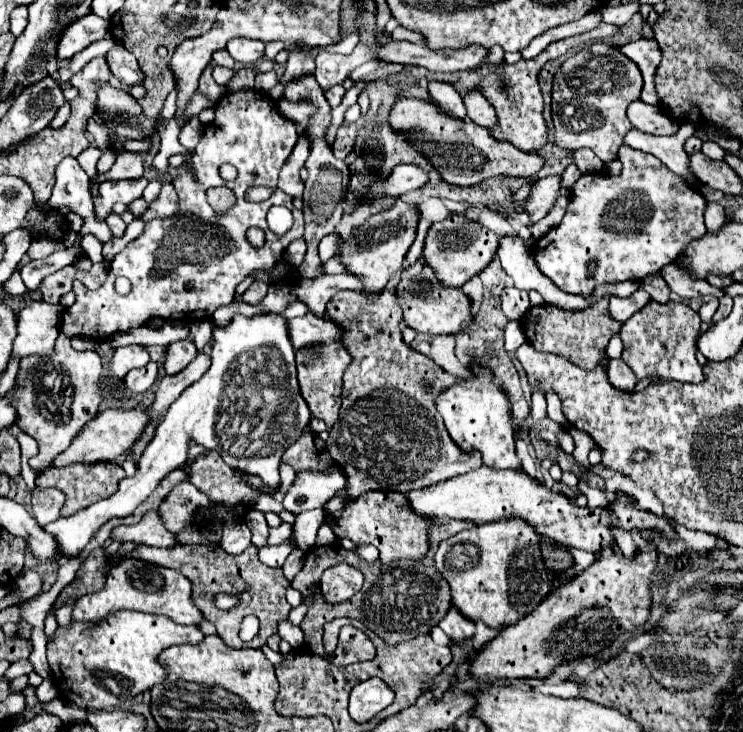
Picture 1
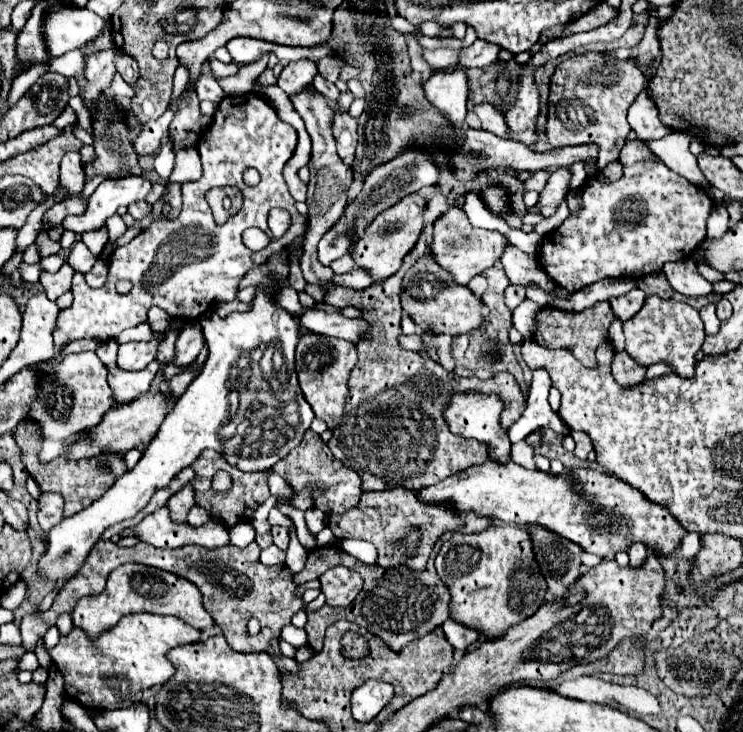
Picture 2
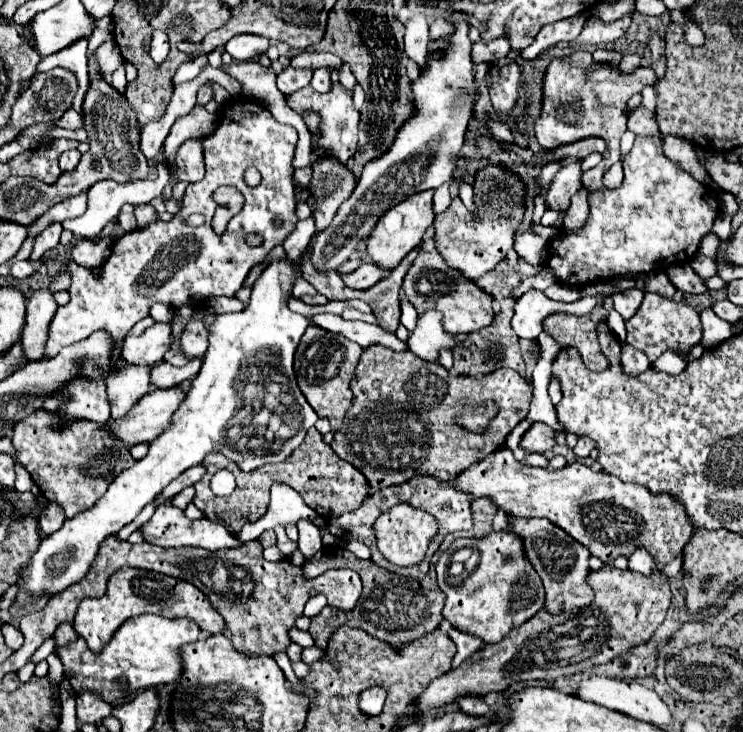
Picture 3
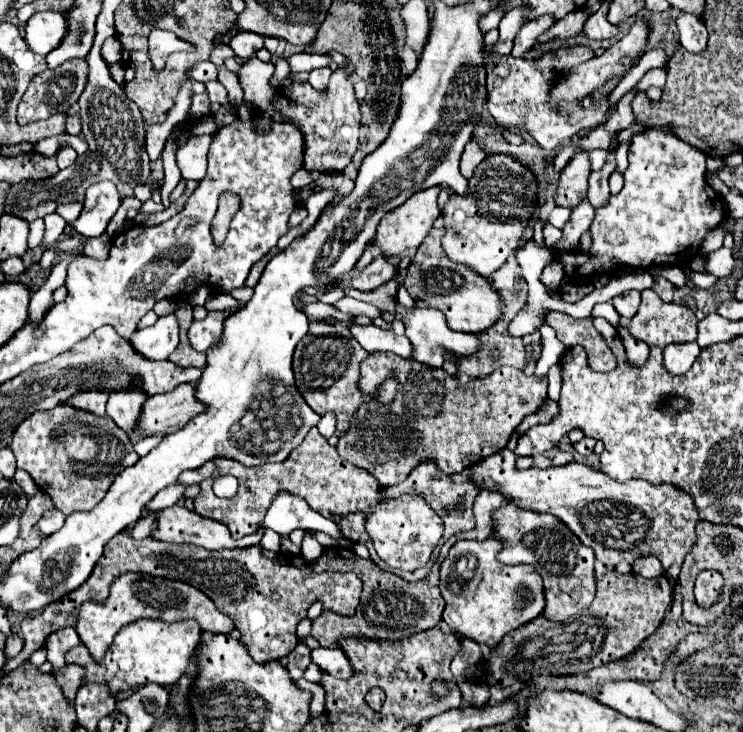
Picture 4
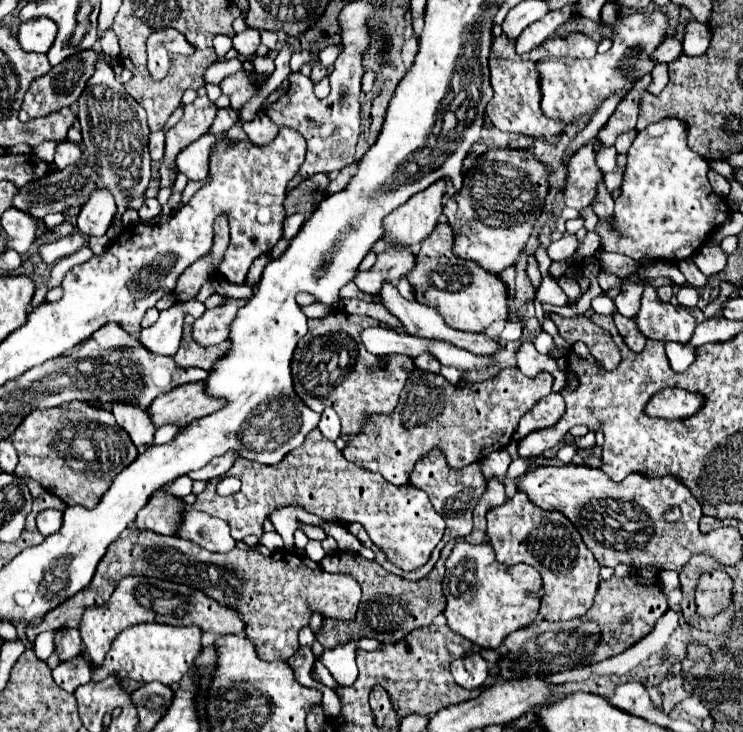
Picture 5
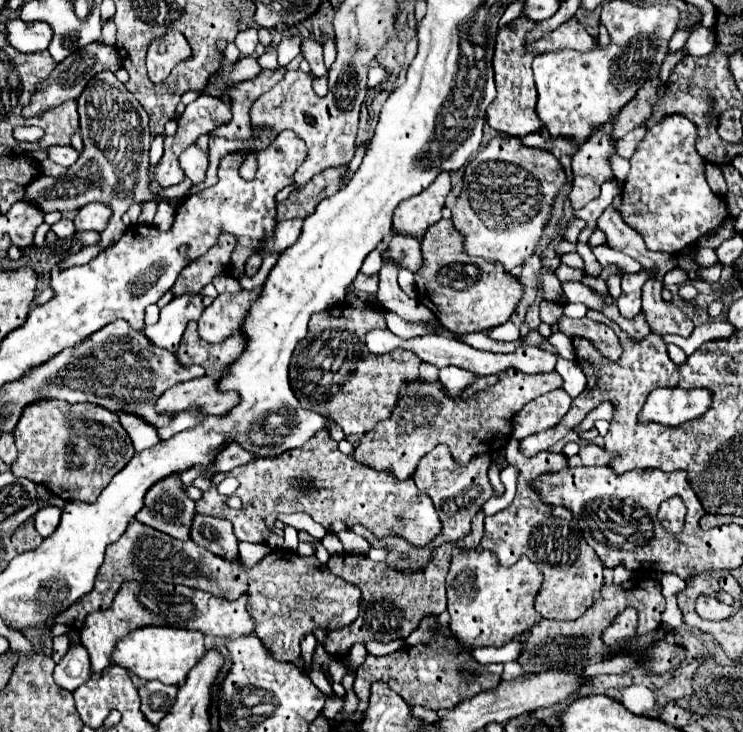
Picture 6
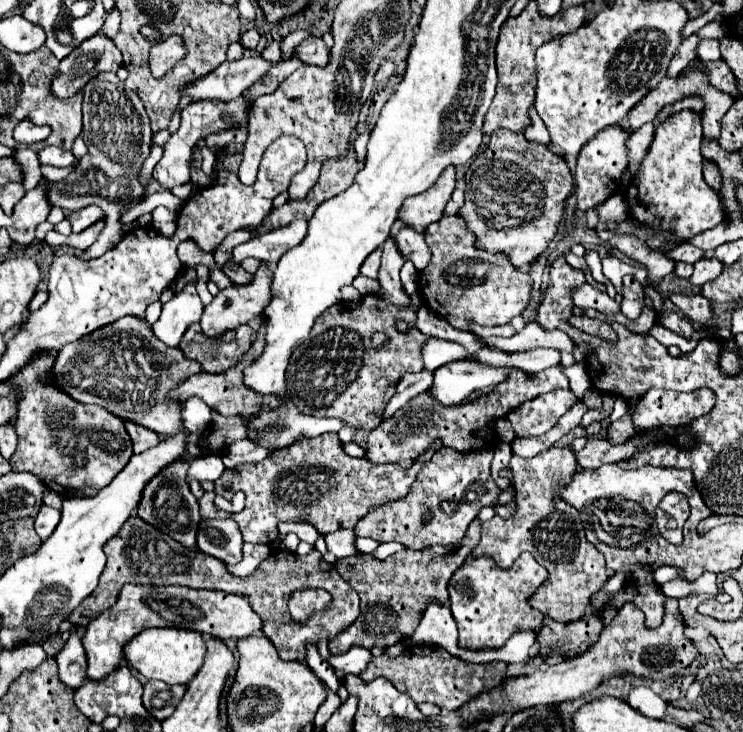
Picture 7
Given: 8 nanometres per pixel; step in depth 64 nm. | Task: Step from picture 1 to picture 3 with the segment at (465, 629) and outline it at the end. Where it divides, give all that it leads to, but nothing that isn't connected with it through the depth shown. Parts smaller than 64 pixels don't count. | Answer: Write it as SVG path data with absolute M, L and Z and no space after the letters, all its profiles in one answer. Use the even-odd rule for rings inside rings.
M454 628L450 630L450 638L452 638L452 640L456 642L456 646L458 646L458 652L456 652L454 660L452 660L452 668L458 668L462 662L468 660L468 656L476 654L476 652L484 646L484 642L482 642L480 638L472 638L472 636L462 634L462 632L454 630Z

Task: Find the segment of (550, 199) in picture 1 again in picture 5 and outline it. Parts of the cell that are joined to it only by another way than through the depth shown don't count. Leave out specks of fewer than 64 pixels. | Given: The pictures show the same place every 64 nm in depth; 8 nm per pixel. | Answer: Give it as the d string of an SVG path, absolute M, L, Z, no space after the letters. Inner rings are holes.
M596 140L584 144L568 162L568 180L564 190L566 206L582 210L590 206L596 198L598 182L604 178L604 172L596 164L596 154L602 148Z

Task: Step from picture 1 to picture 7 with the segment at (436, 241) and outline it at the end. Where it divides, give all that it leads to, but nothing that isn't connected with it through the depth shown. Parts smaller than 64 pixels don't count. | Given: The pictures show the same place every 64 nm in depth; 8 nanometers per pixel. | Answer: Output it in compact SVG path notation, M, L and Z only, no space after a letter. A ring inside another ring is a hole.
M498 128L490 138L488 148L470 160L464 180L466 180L466 202L458 214L476 234L480 248L488 252L508 254L518 268L532 264L534 258L538 258L548 248L562 222L564 202L574 190L574 176L562 156L554 154L548 148L548 144L530 142L526 140L524 132L514 132L508 128Z

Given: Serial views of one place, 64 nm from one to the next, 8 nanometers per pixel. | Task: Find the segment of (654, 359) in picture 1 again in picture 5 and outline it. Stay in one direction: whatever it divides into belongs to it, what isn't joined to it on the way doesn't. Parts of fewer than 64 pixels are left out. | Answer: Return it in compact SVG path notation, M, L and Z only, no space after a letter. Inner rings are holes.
M646 284L642 294L642 306L636 316L640 332L652 340L686 342L692 338L696 322L692 314L682 306L672 306L658 298L654 286Z

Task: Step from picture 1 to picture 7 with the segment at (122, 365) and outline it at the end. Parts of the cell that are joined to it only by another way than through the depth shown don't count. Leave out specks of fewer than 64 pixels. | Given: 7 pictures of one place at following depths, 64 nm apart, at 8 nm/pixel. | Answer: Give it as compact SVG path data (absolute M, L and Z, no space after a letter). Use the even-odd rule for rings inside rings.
M188 282L180 292L174 294L162 308L160 318L152 324L154 334L168 346L178 346L186 328L200 322L204 304L196 292L196 284Z

